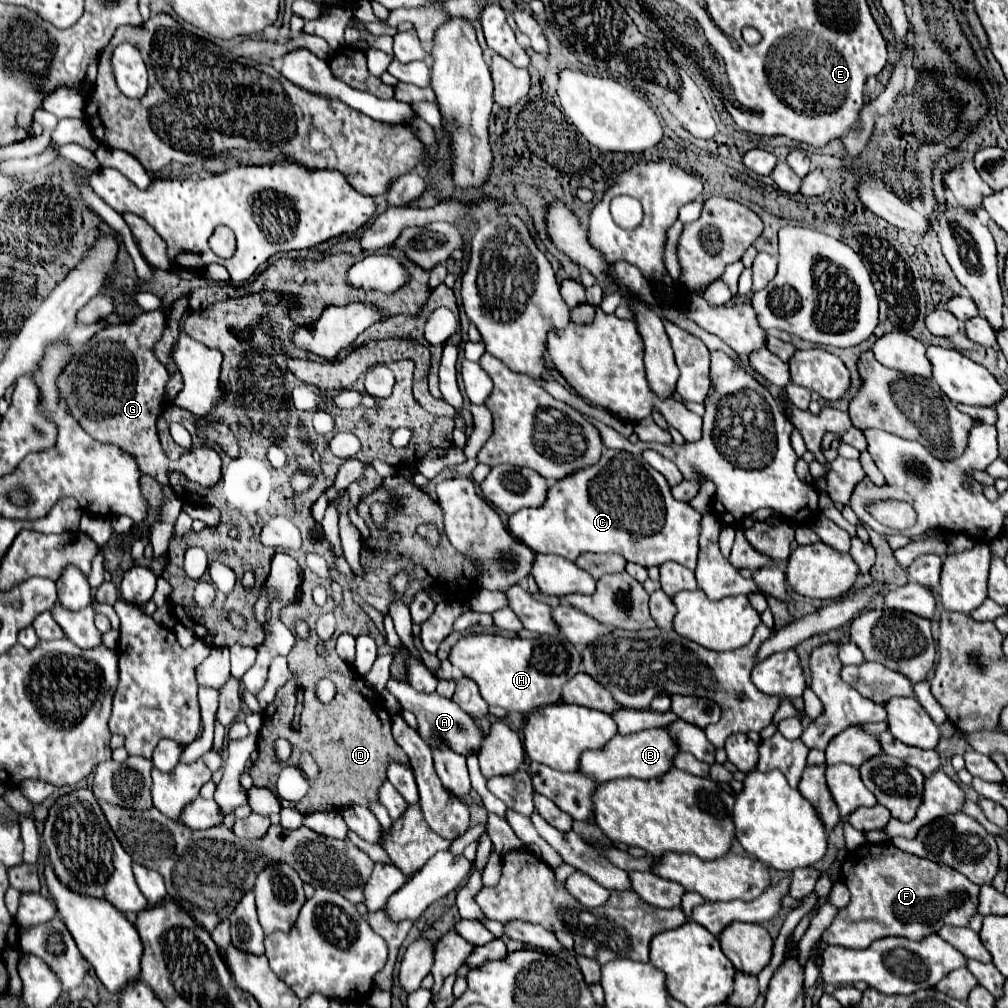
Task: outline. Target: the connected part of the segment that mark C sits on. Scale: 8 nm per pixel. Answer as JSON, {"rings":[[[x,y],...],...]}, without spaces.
{"rings":[[[607,449],[597,465],[571,473],[561,481],[553,481],[547,493],[547,501],[539,509],[523,509],[509,517],[509,531],[535,553],[555,553],[567,561],[575,561],[581,553],[619,553],[627,561],[639,563],[645,569],[675,561],[687,569],[695,569],[699,551],[703,515],[685,501],[677,501],[671,495],[667,479],[655,471],[643,457],[635,457],[627,451]]]}

